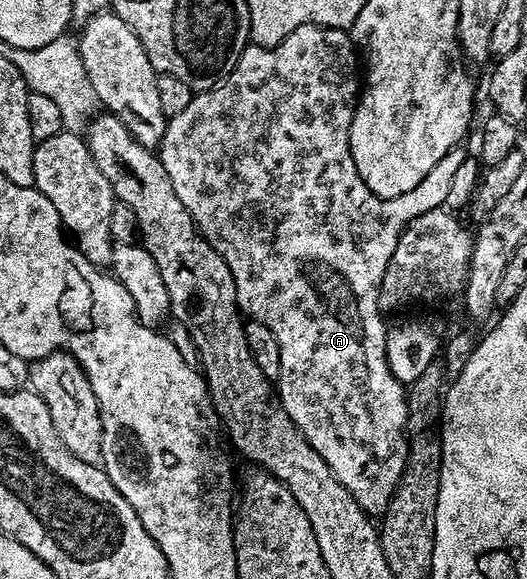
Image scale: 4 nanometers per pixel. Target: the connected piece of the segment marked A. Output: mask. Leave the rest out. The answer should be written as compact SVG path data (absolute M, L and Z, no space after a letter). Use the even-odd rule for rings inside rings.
M306 22L295 31L289 32L288 36L275 46L247 45L236 68L232 68L232 72L223 82L213 86L211 90L195 93L188 108L184 108L180 116L167 121L160 157L164 164L164 172L168 172L168 180L172 180L176 196L180 196L180 204L184 204L184 208L188 208L188 212L194 218L198 233L228 264L232 280L236 284L239 311L247 315L250 313L249 317L253 321L267 326L272 336L276 336L276 344L280 344L280 372L276 379L276 389L282 400L282 407L300 428L308 444L312 444L312 448L320 452L324 464L328 464L328 468L334 474L334 479L354 497L356 504L360 504L365 514L378 516L388 509L389 502L401 482L406 457L409 454L406 431L406 418L409 416L406 407L408 390L403 383L396 380L396 376L392 376L388 368L387 323L382 322L383 315L378 306L378 290L381 288L381 281L384 280L385 268L388 267L388 262L396 250L398 238L405 232L406 226L422 213L432 212L445 203L448 187L452 185L452 175L456 172L456 168L460 168L460 164L468 154L467 151L462 151L462 148L452 149L410 192L390 199L376 196L370 191L368 184L360 180L360 172L356 172L356 160L352 160L350 151L350 129L359 97L360 54L354 45L353 37L346 30L316 26Z

